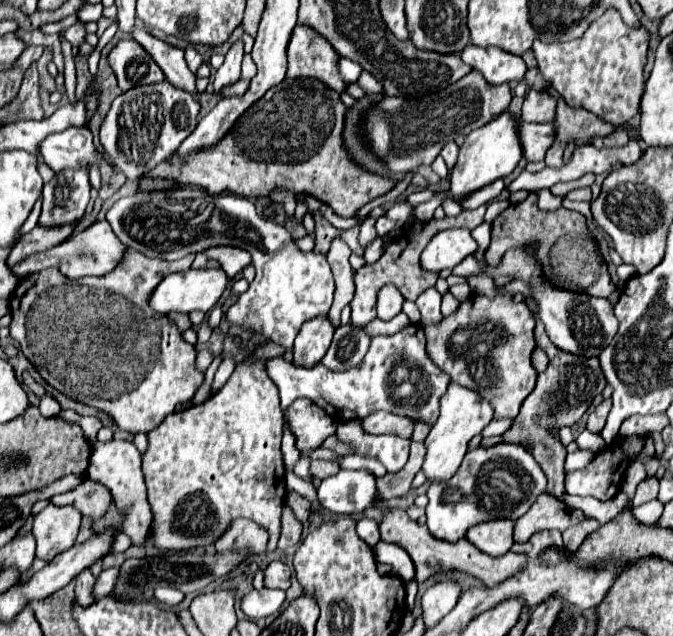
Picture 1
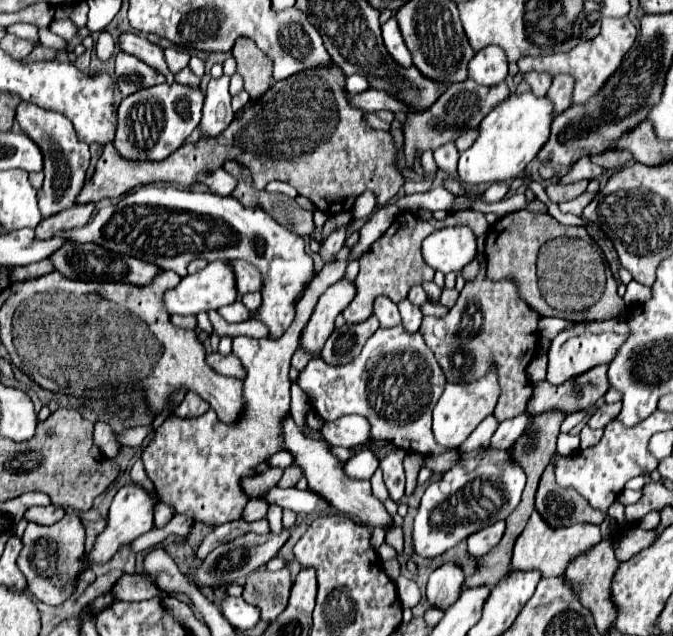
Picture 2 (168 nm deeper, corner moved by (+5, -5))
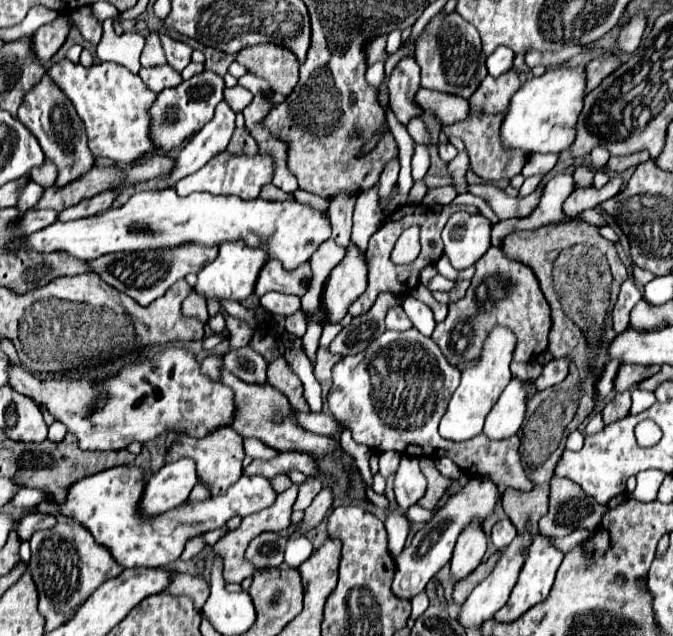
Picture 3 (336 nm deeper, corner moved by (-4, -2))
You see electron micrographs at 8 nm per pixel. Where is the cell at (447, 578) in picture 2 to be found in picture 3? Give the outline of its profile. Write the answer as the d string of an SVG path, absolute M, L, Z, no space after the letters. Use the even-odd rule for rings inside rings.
M472 520L462 534L458 536L452 560L450 560L450 572L456 576L456 580L468 576L476 570L476 566L482 562L482 556L486 552L486 534L482 530L482 520Z

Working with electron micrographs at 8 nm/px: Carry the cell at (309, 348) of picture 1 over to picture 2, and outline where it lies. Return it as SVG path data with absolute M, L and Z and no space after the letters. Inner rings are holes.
M341 279L327 287L327 291L321 295L311 319L301 331L299 345L307 353L321 353L325 341L333 333L335 317L353 301L355 287L351 281Z

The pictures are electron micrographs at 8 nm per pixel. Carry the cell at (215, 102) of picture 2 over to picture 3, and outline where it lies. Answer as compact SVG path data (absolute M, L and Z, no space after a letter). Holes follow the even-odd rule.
M220 102L214 118L182 148L174 170L168 176L162 176L154 190L174 188L182 178L200 170L212 156L224 152L234 132L234 118L236 114L228 108L228 104Z

